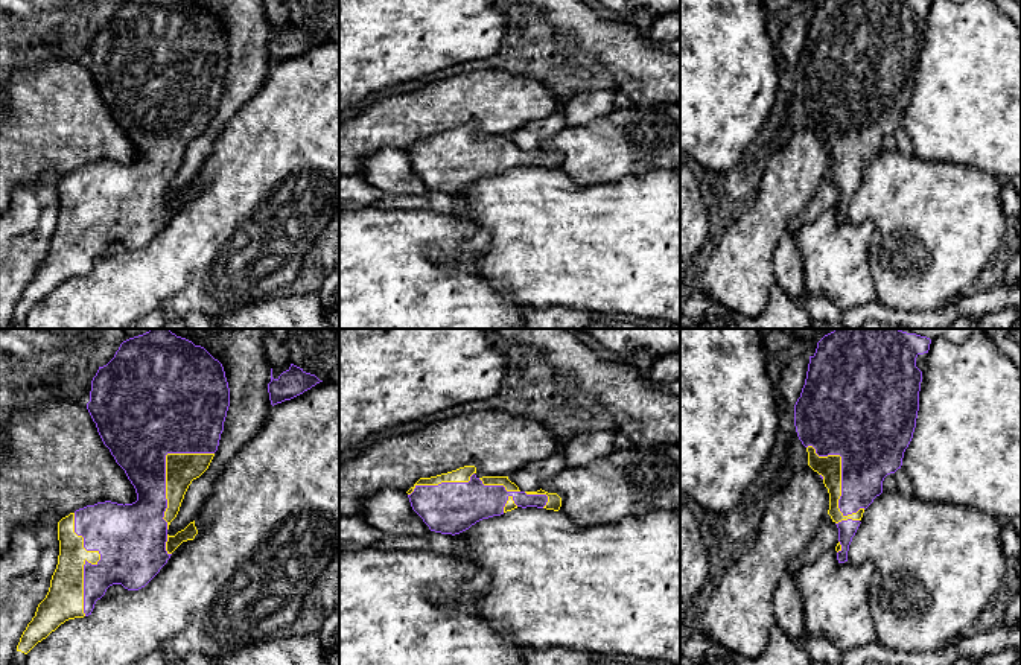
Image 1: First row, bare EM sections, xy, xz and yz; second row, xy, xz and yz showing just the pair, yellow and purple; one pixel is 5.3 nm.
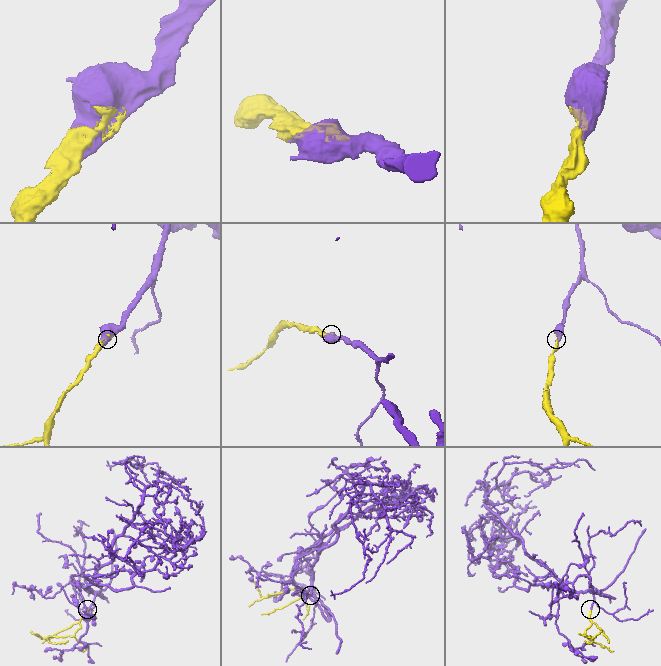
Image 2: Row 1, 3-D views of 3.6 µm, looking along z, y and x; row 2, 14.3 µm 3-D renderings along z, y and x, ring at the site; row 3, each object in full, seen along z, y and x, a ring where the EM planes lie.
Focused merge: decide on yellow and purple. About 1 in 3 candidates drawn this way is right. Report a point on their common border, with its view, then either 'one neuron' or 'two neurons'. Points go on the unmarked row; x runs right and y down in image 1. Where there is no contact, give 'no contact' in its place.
meets yellow in yz at (840, 136); one neuron

